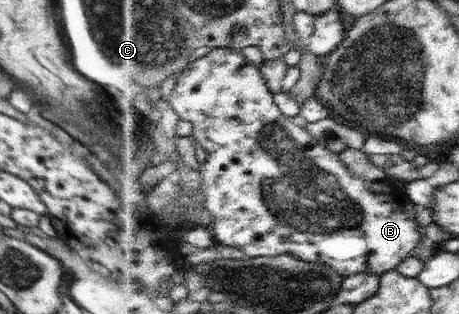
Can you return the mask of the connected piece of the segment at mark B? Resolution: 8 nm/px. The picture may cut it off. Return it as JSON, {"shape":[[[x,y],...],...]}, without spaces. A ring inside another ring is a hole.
{"shape":[[[218,48],[206,56],[194,61],[177,76],[177,85],[170,96],[171,106],[180,118],[190,120],[194,124],[195,138],[200,141],[208,154],[207,161],[201,165],[200,173],[203,178],[201,191],[204,192],[206,202],[202,204],[210,216],[214,218],[212,231],[218,243],[233,246],[247,253],[250,257],[276,257],[281,254],[293,254],[306,262],[325,262],[343,276],[352,276],[361,272],[379,274],[382,276],[399,266],[412,256],[412,252],[420,246],[422,234],[418,230],[418,212],[416,203],[409,197],[406,187],[398,187],[388,179],[365,180],[356,176],[352,168],[348,168],[340,153],[332,152],[319,141],[308,128],[296,124],[294,118],[288,118],[274,100],[274,91],[270,89],[265,75],[258,65],[250,64],[244,52],[232,48]]]}

